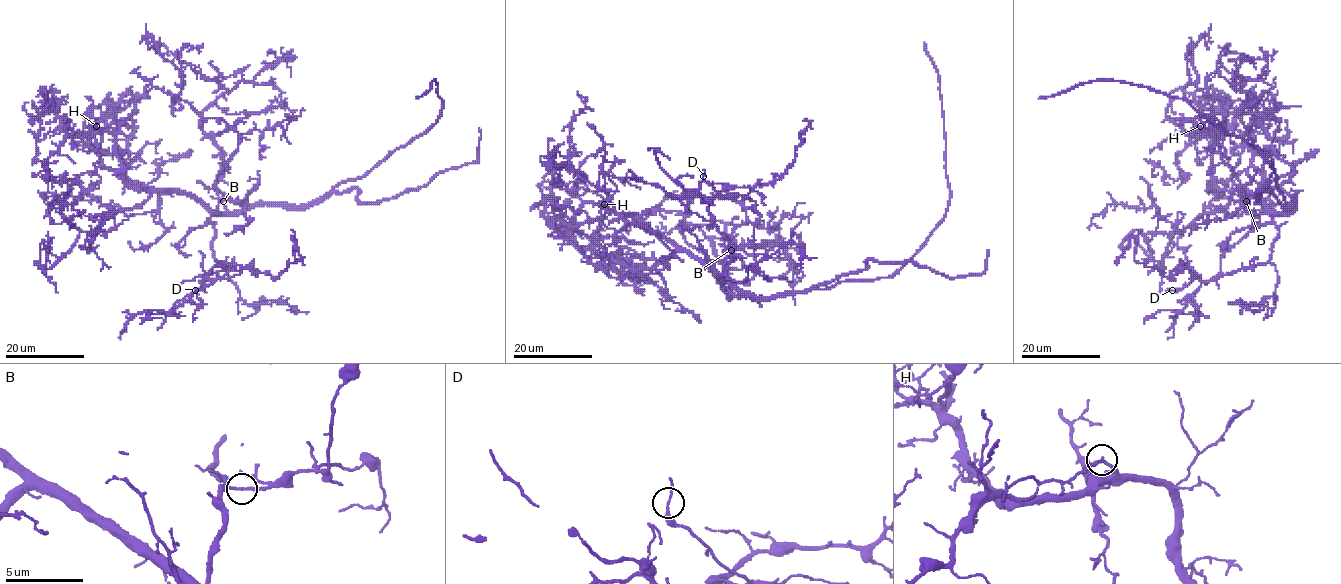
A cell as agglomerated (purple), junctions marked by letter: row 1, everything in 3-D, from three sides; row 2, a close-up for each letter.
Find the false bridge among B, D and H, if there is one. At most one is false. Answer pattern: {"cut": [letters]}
{"cut": []}

